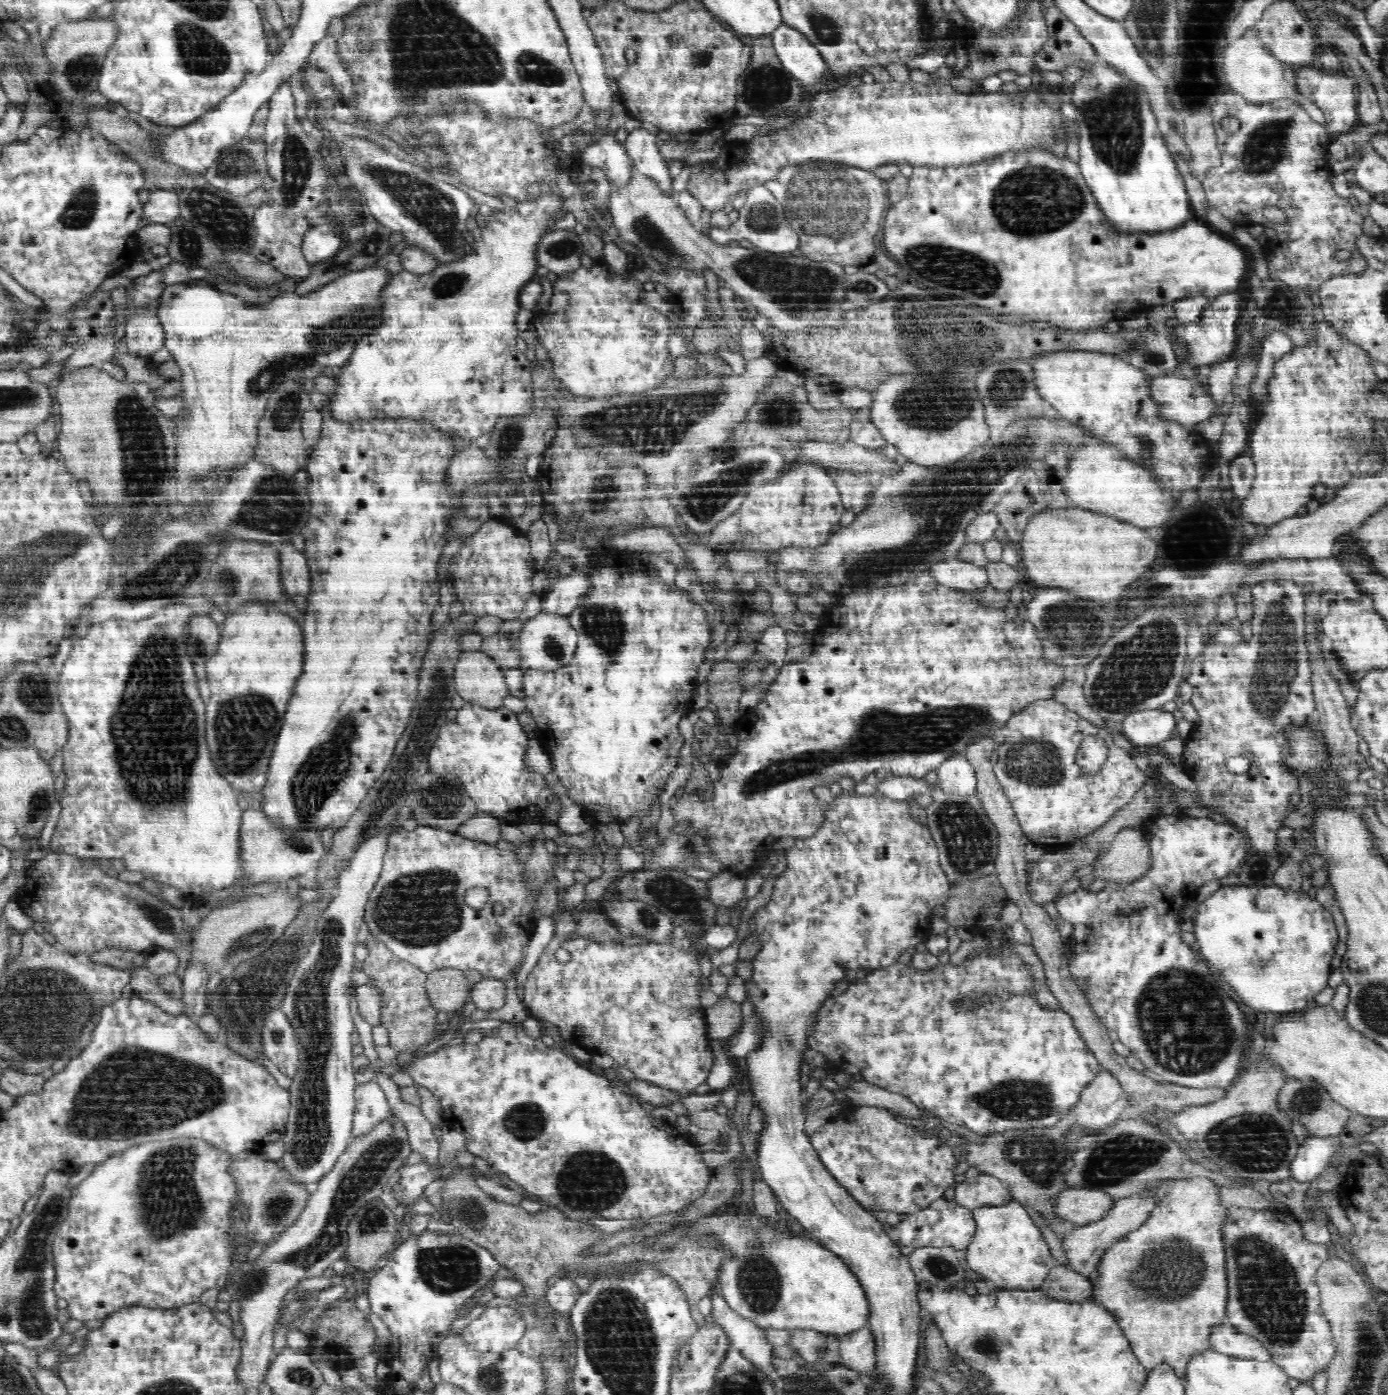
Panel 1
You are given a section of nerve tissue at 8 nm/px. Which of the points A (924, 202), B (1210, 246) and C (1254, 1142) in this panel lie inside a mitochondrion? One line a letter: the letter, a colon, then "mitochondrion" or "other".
A: other
B: other
C: mitochondrion

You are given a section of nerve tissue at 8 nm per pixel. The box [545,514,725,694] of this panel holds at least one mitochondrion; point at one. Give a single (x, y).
(603, 624)

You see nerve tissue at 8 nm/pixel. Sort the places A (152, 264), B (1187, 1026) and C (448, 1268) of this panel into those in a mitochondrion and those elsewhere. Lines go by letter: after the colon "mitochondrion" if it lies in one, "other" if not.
A: other
B: mitochondrion
C: mitochondrion

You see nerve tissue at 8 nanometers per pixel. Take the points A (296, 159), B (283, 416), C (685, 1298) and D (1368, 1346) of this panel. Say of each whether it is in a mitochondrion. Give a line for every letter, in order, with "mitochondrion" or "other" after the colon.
A: mitochondrion
B: mitochondrion
C: other
D: mitochondrion

